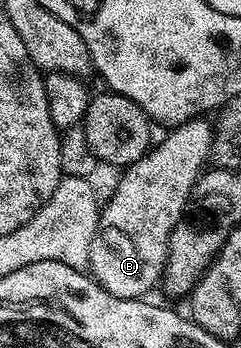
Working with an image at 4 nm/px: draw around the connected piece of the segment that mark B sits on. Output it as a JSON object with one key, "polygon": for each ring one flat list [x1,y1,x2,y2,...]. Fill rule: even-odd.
{"polygon":[[202,117,182,122,164,136,163,142,156,141,146,154,131,166,126,167,120,176,120,183,102,207,97,232,91,245,91,265,89,273,100,286,118,298,142,299,163,277,163,266,167,263,167,245,173,228,184,217,183,209,187,201,192,201,195,181,208,165,211,154,213,126]]}

